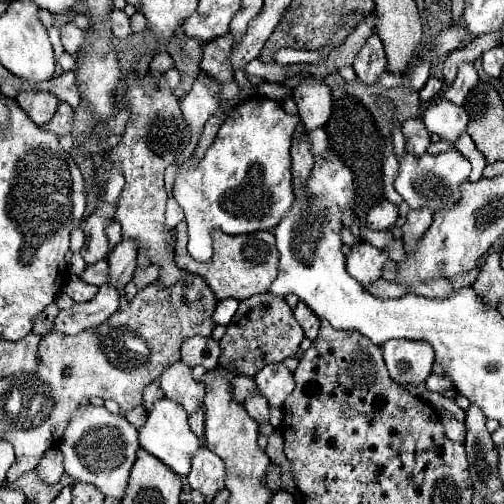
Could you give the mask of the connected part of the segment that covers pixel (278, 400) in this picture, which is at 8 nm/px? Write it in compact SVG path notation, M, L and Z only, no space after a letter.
M267 364L261 372L257 372L255 382L261 394L267 398L269 406L275 406L275 408L281 408L283 400L295 388L293 374L283 364Z

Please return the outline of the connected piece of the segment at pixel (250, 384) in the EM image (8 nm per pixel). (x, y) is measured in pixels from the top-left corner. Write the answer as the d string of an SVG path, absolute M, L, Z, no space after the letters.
M235 376L231 380L231 394L235 402L243 402L247 396L251 396L251 392L255 390L255 382L251 378L245 376Z

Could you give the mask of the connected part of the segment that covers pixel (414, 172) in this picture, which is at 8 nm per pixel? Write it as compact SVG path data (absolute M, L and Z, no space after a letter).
M449 150L437 156L431 154L423 154L423 156L411 156L405 154L405 158L399 162L399 176L395 180L395 190L403 196L403 200L411 206L411 210L419 210L419 208L429 208L433 214L447 210L449 206L457 204L461 192L459 186L469 180L469 172L471 172L471 164L465 156L461 156L461 152L457 150Z

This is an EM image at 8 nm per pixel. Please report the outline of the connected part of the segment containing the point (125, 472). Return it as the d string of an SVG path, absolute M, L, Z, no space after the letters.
M81 406L71 416L59 442L59 450L63 454L63 468L71 478L93 484L105 496L121 500L139 450L139 440L137 430L121 414L111 414L105 406Z

